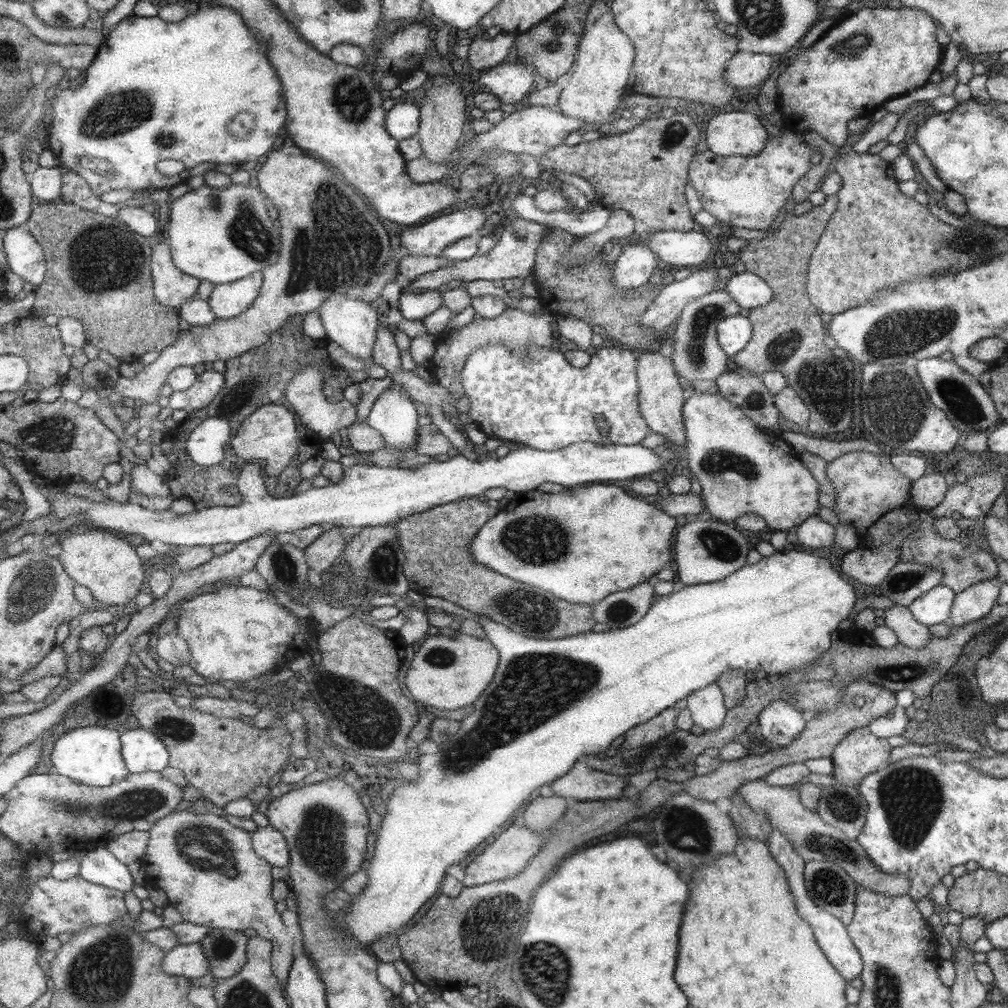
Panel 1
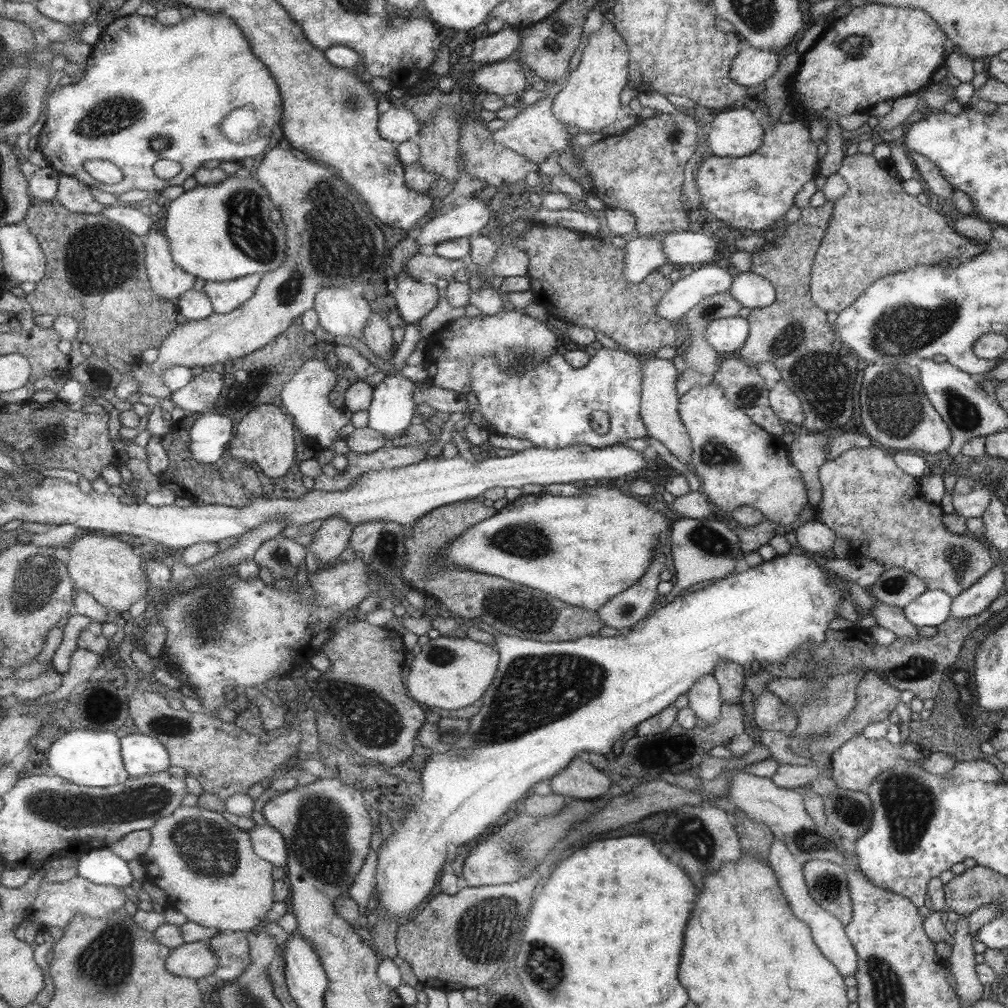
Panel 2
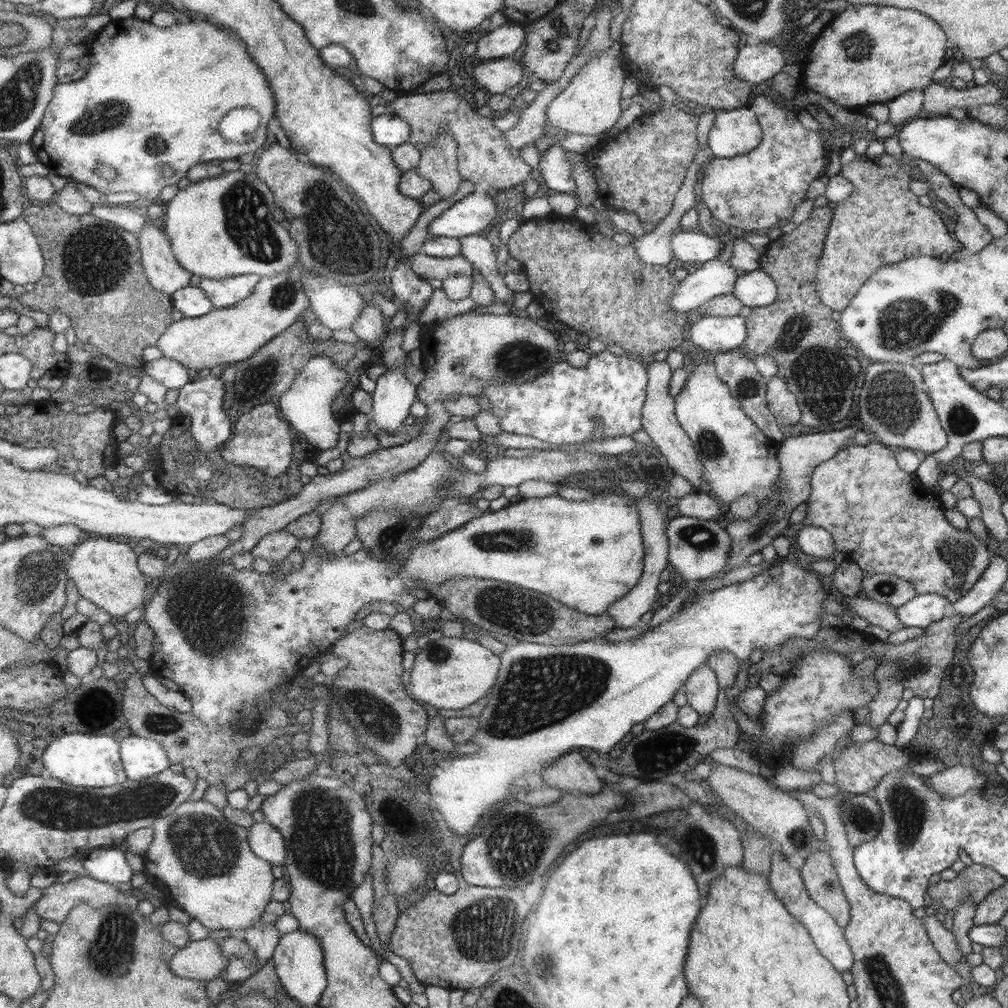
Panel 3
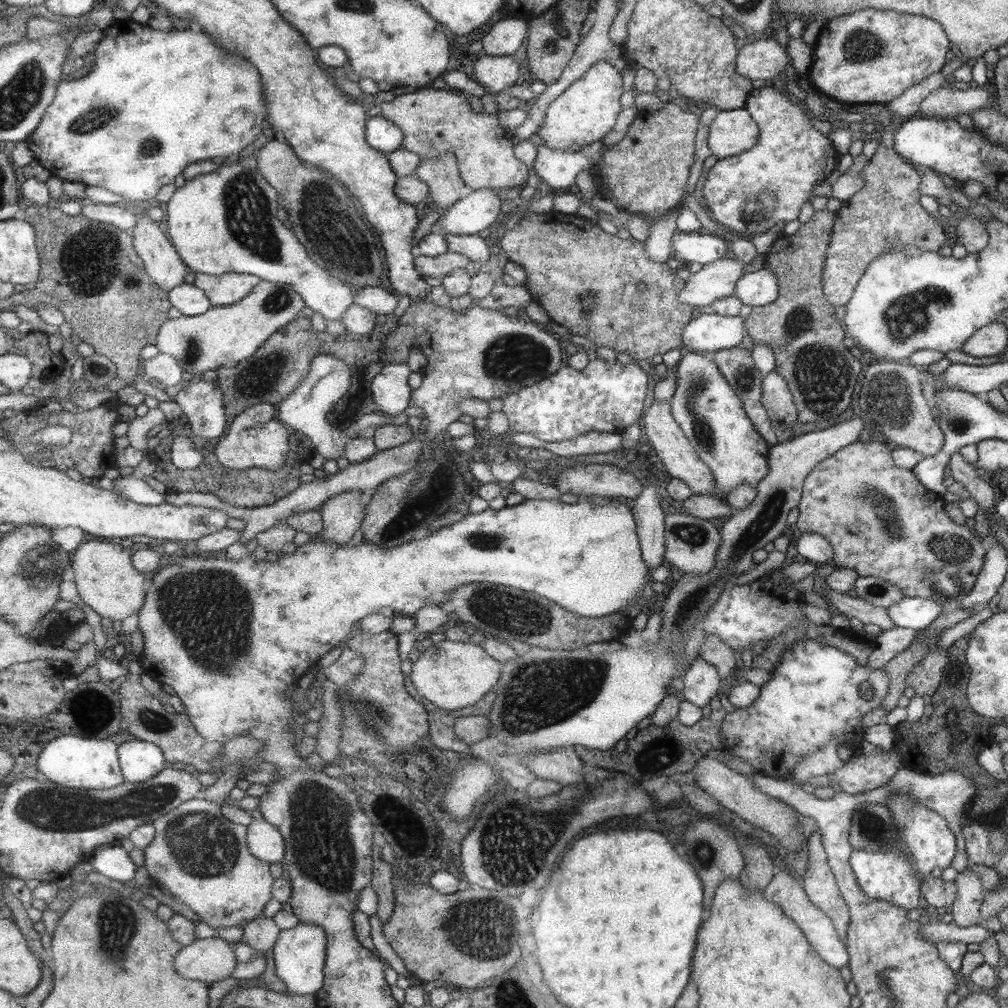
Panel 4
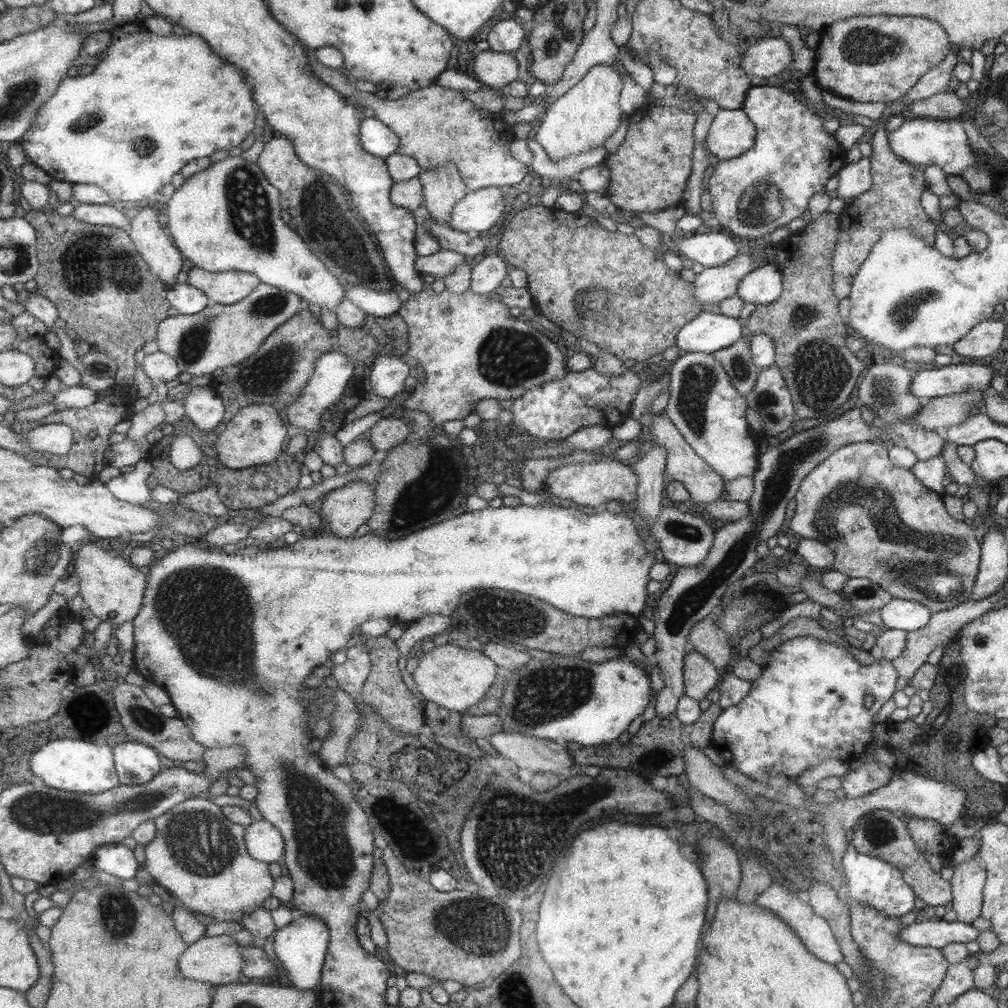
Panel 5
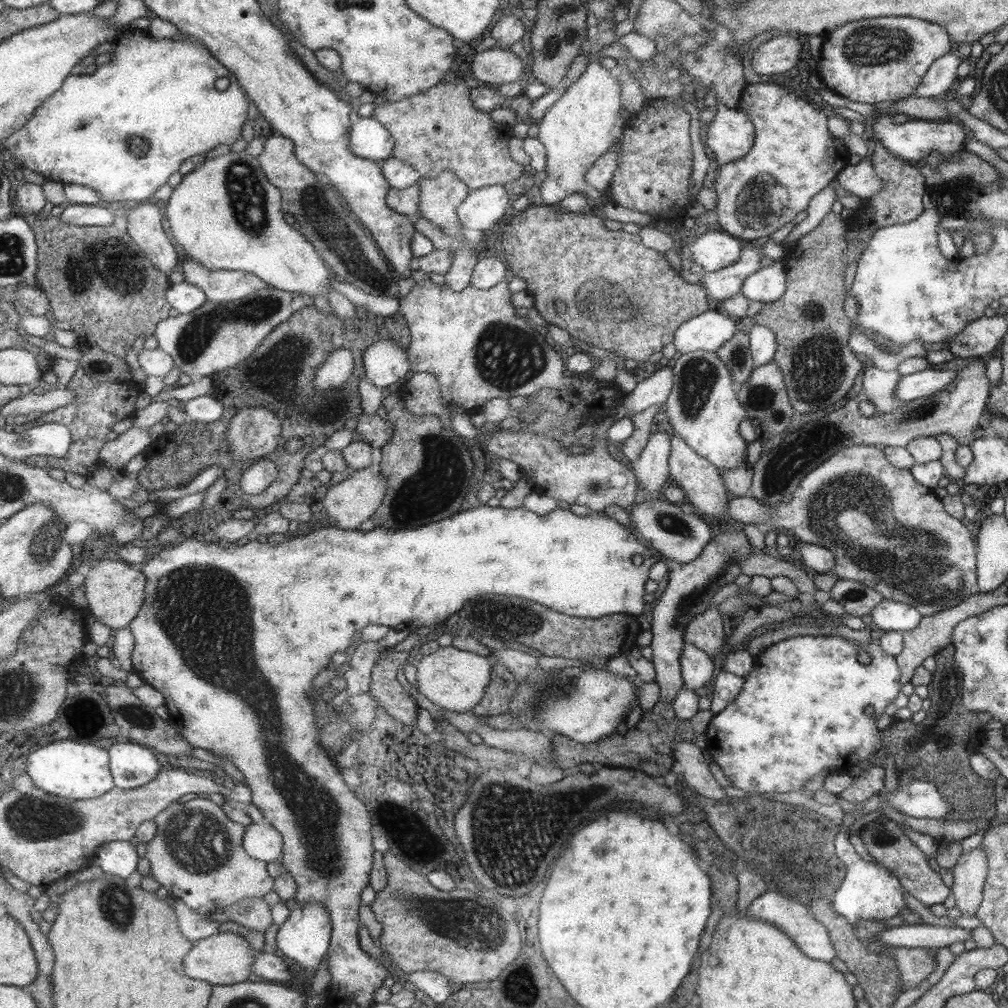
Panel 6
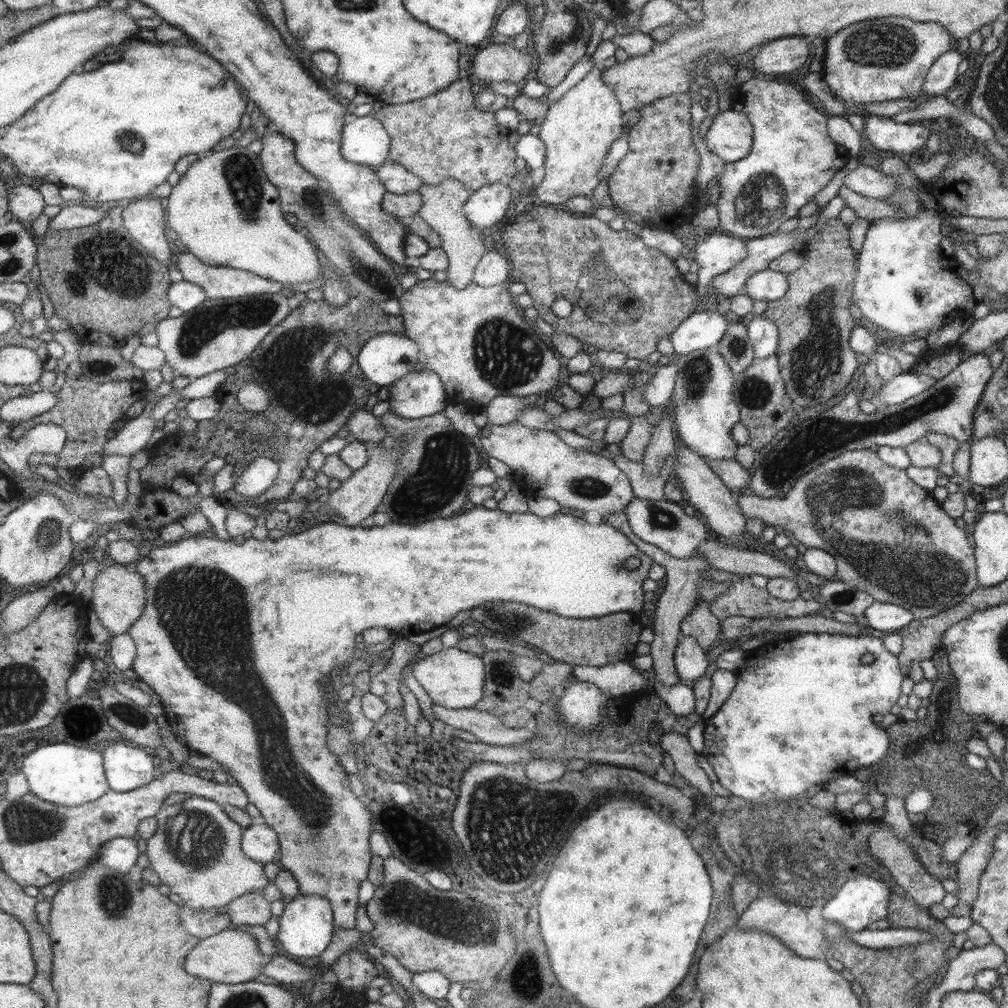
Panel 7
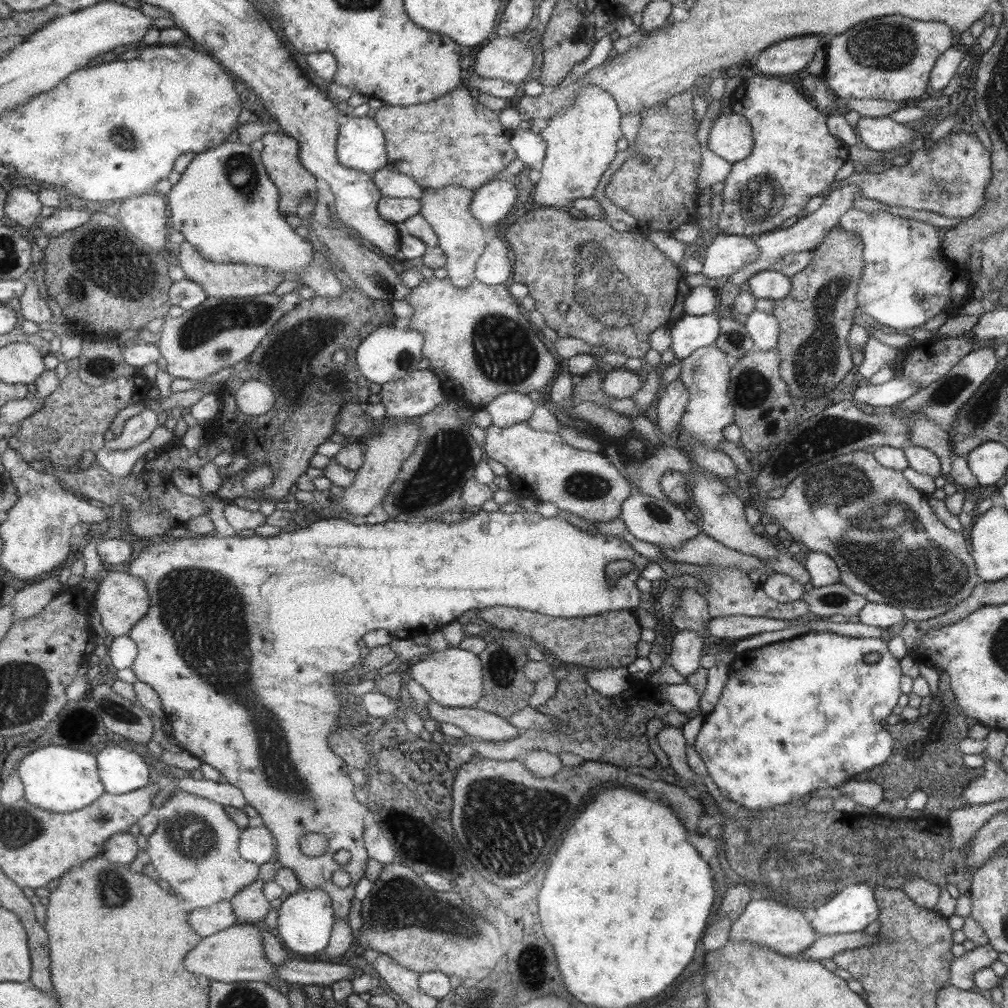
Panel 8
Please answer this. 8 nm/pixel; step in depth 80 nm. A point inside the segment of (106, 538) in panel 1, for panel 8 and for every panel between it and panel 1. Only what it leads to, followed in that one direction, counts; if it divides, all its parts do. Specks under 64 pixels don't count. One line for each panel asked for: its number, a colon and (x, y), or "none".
2: (107, 567)
3: (106, 571)
4: (107, 580)
5: (114, 590)
6: (115, 591)
7: (119, 599)
8: (122, 600)

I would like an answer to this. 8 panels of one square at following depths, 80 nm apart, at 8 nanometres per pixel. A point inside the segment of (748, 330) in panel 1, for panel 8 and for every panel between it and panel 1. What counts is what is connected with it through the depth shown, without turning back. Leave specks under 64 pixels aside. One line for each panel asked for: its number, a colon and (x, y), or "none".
2: (725, 335)
3: (719, 333)
4: (711, 332)
5: (707, 332)
6: (707, 331)
7: (700, 330)
8: (690, 332)

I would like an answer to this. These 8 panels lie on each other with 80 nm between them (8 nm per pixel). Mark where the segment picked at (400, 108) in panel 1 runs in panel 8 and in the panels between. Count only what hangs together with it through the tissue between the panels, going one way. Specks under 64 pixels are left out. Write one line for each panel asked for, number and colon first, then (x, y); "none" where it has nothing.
2: (399, 124)
3: (389, 130)
4: (383, 135)
5: (377, 139)
6: (370, 140)
7: (366, 142)
8: (362, 145)

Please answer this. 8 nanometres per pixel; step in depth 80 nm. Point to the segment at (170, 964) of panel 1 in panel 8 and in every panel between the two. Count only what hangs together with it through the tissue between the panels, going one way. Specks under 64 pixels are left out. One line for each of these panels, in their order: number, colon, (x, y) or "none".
2: (194, 960)
3: (202, 960)
4: (209, 960)
5: (220, 960)
6: (227, 958)
7: (233, 956)
8: (237, 953)

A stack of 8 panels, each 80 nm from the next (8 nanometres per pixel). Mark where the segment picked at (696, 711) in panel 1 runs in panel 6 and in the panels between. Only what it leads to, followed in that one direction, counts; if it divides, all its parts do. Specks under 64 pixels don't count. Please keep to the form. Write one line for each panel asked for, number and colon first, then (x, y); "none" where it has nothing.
2: (703, 697)
3: (700, 690)
4: (701, 680)
5: (699, 676)
6: (696, 668)

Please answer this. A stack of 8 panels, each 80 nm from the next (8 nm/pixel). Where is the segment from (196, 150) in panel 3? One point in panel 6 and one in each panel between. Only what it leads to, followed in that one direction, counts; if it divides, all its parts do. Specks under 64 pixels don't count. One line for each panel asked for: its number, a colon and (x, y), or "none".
4: (167, 93)
5: (174, 94)
6: (162, 91)

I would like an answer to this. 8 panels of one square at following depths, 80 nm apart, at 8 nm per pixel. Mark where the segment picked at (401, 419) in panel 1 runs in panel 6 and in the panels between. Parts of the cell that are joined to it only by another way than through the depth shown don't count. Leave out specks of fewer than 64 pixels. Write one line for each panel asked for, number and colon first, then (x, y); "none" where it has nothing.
2: (393, 407)
3: (394, 395)
4: (391, 392)
5: (388, 373)
6: (386, 362)

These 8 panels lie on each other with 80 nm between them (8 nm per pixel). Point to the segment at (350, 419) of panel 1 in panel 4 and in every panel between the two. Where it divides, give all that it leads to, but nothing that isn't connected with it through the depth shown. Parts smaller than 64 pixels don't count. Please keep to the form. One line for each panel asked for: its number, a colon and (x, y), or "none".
2: (305, 397)
3: (307, 405)
4: (307, 409)

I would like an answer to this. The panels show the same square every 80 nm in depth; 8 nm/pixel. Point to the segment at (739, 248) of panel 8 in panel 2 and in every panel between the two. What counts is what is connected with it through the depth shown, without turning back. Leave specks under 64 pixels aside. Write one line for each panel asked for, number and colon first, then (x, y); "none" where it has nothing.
2: (686, 247)
3: (686, 246)
4: (702, 248)
5: (717, 247)
6: (714, 250)
7: (715, 255)

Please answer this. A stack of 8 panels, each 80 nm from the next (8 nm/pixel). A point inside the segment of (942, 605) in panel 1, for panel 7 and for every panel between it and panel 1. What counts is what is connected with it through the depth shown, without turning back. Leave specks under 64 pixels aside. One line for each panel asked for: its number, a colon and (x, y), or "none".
2: (931, 608)
3: (921, 611)
4: (916, 613)
5: (897, 614)
6: (887, 615)
7: (881, 616)

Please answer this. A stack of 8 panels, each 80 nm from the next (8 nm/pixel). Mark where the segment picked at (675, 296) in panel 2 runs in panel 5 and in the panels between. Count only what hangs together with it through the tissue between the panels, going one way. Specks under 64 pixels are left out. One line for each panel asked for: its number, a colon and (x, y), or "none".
3: (714, 278)
4: (717, 280)
5: (714, 284)

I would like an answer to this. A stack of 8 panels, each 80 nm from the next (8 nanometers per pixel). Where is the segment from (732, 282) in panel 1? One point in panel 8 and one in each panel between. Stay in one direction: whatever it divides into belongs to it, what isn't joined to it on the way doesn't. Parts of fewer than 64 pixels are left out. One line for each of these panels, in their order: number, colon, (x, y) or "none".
2: (749, 289)
3: (753, 289)
4: (758, 288)
5: (763, 285)
6: (766, 285)
7: (768, 285)
8: (772, 285)

